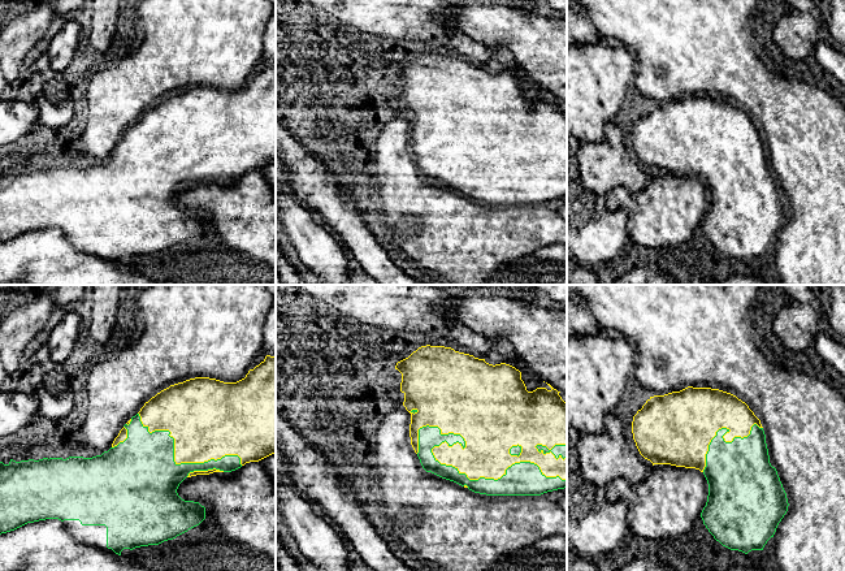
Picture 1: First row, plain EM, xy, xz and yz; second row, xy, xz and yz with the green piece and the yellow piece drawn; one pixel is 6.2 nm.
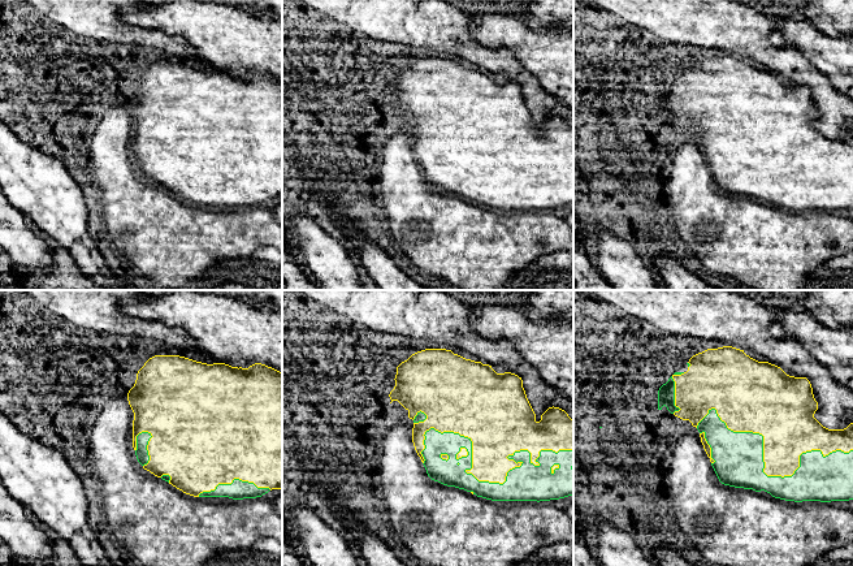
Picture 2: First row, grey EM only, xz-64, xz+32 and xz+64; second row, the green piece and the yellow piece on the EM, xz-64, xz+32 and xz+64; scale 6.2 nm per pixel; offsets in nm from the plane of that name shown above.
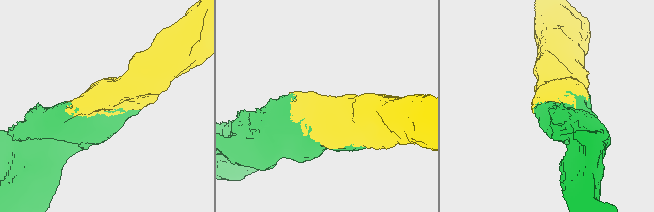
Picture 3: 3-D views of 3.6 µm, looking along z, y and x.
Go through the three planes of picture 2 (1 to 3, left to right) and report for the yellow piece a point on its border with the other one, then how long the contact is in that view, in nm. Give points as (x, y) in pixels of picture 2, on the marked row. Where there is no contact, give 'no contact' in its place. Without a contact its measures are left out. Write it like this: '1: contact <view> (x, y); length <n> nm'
1: contact xz-64 (234, 479); length 460 nm
2: contact xz+32 (494, 483); length 950 nm
3: contact xz+64 (763, 467); length 1000 nm

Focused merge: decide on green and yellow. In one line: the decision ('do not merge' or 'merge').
merge

